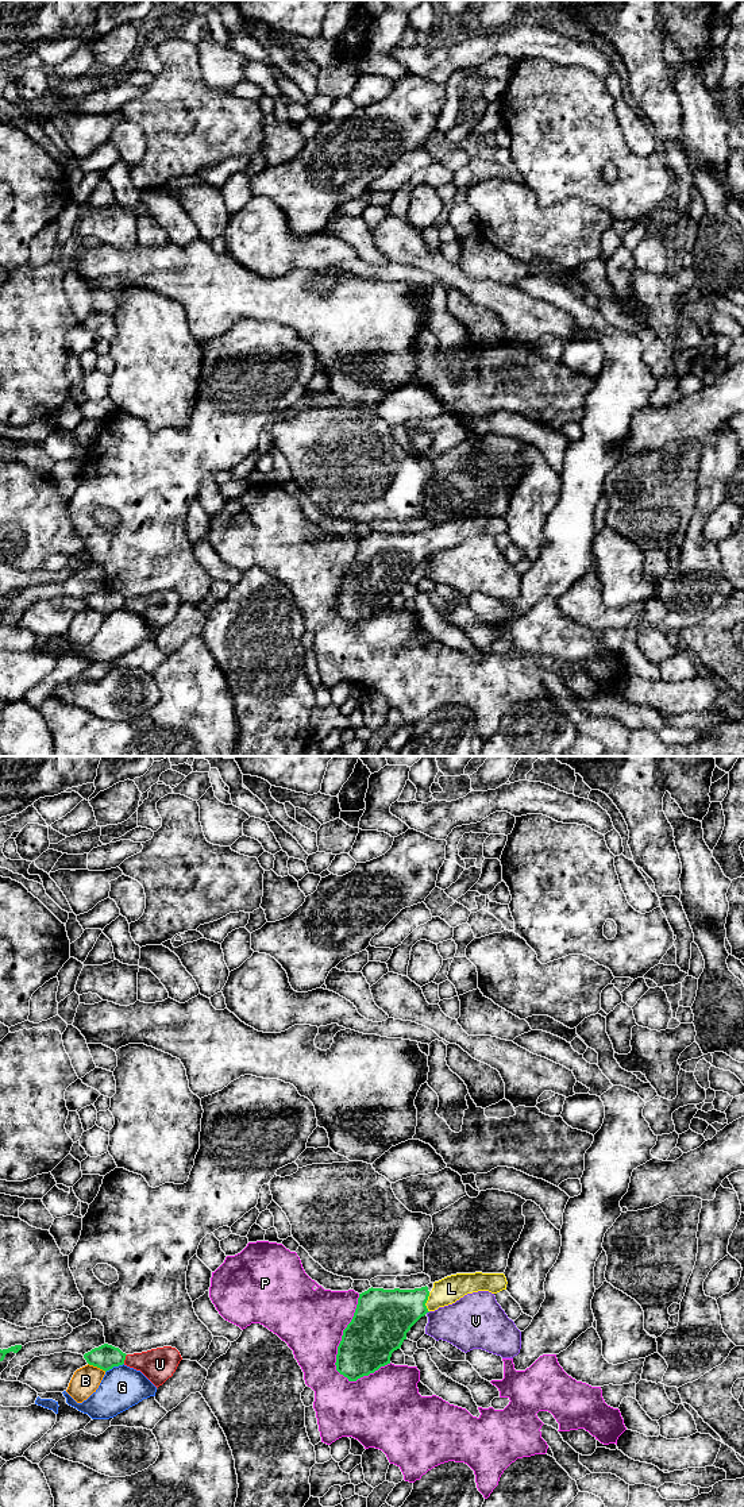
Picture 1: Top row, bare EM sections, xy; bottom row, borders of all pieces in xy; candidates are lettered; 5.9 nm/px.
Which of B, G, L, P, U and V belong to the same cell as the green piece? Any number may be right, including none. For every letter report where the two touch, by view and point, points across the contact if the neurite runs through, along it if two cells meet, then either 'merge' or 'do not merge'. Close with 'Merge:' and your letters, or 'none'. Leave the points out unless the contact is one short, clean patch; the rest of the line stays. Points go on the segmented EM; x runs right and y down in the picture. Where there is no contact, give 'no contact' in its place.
B: meets green in xy at (97, 1367); do not merge
G: meets green in xy at (114, 1365); do not merge
L: meets green in xy at (426, 1302); runs through xy (386, 1315), (413, 1303), (426, 1302), (438, 1298), (451, 1288); merge
P: meets green in xy at (342, 1338); do not merge
U: meets green in xy at (124, 1359); do not merge
V: meets green in xy at (427, 1311); do not merge
Merge: L

